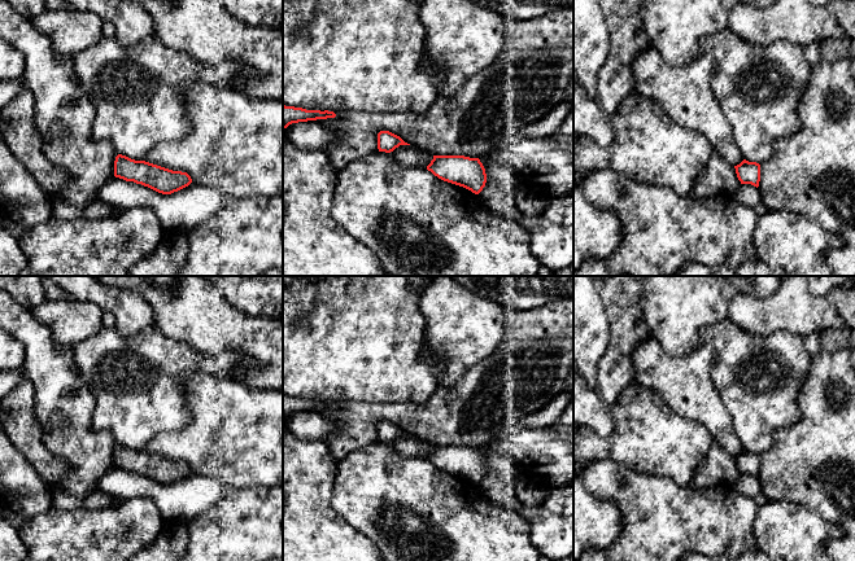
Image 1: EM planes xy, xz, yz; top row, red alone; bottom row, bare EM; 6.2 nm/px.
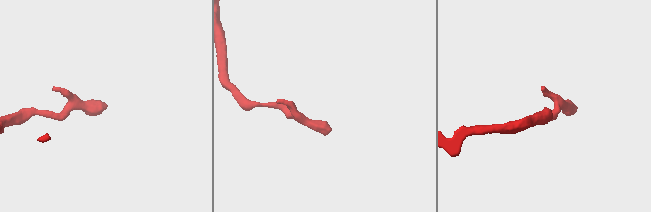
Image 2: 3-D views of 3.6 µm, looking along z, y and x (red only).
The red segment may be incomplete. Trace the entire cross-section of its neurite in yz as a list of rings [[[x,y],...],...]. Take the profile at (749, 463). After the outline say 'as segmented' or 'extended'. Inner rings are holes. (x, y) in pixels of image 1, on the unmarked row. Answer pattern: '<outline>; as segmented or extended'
[[[743,450],[740,455],[734,456],[736,464],[741,474],[751,474],[759,477],[760,472],[760,455]]]; as segmented

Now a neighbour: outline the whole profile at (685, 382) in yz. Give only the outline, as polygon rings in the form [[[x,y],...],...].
[[[650,336],[632,354],[634,382],[656,391],[679,415],[703,424],[732,456],[745,448],[712,380],[715,350],[703,343],[685,356],[667,354]]]

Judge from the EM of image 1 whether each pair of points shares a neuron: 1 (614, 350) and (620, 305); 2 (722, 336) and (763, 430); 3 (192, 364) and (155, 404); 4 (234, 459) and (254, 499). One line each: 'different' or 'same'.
1: same
2: same
3: same
4: different

